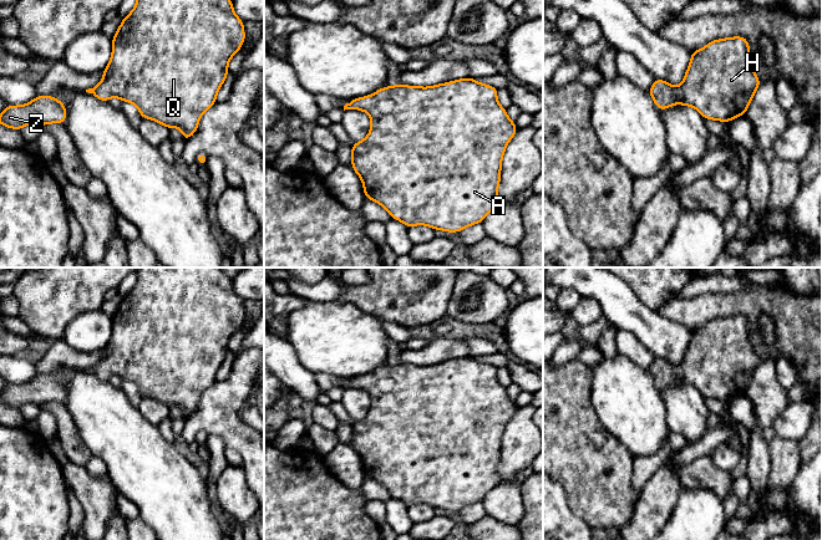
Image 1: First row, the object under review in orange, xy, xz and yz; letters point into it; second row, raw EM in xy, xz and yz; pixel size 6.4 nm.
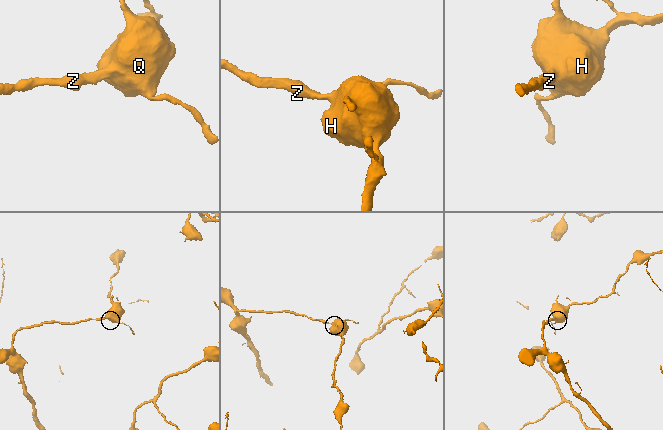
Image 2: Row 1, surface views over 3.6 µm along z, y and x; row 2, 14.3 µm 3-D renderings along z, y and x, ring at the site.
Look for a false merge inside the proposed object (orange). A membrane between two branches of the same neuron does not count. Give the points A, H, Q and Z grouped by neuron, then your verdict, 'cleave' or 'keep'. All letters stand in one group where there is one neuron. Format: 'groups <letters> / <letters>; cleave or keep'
groups A H Q Z; keep

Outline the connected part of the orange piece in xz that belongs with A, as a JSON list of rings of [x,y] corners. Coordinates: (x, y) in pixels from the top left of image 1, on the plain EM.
[[[468,356],[431,366],[394,363],[346,382],[344,389],[365,389],[371,396],[367,416],[351,426],[351,445],[362,459],[365,477],[382,484],[392,498],[407,506],[428,504],[436,509],[458,511],[482,501],[499,484],[497,469],[502,437],[518,408],[498,382],[497,371],[497,366]]]

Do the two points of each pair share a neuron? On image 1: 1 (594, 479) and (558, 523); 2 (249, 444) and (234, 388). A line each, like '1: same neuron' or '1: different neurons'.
1: different neurons
2: same neuron

